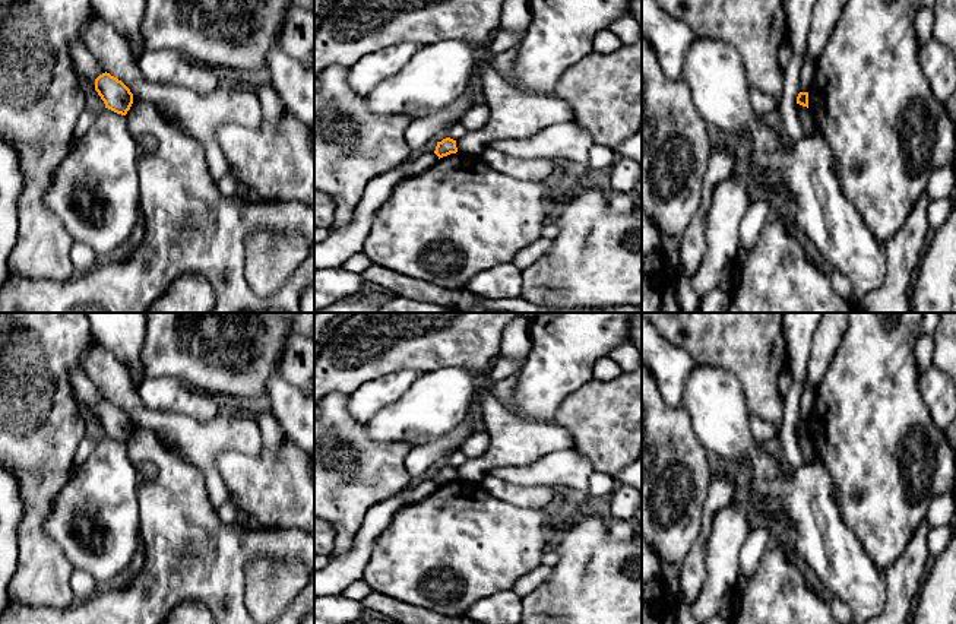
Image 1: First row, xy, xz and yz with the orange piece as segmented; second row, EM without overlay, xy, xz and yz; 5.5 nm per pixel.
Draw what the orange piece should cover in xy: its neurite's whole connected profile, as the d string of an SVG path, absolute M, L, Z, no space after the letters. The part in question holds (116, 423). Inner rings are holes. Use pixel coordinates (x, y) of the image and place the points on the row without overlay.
M102 400L95 406L95 418L105 431L105 435L126 443L133 431L133 421L117 405Z

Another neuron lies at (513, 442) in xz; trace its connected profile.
M482 381L477 399L490 444L481 457L466 459L456 469L459 481L478 484L498 466L525 466L545 454L572 449L567 430L550 421L526 421L512 414Z

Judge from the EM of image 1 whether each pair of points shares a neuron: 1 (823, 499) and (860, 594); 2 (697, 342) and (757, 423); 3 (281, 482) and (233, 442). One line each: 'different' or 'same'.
1: same
2: different
3: different

